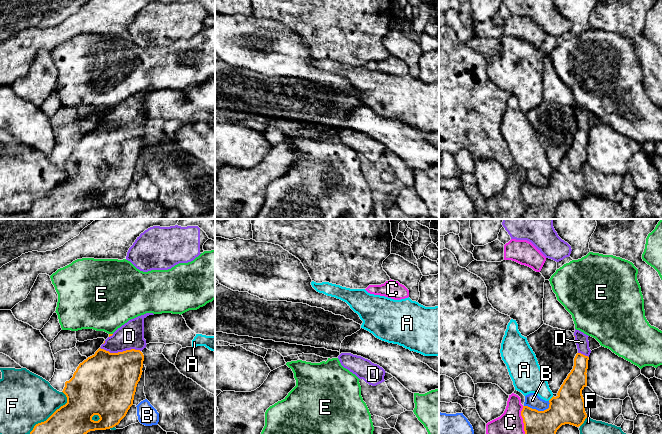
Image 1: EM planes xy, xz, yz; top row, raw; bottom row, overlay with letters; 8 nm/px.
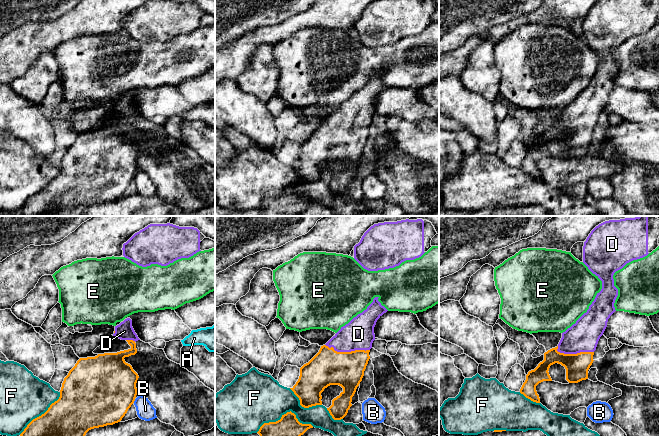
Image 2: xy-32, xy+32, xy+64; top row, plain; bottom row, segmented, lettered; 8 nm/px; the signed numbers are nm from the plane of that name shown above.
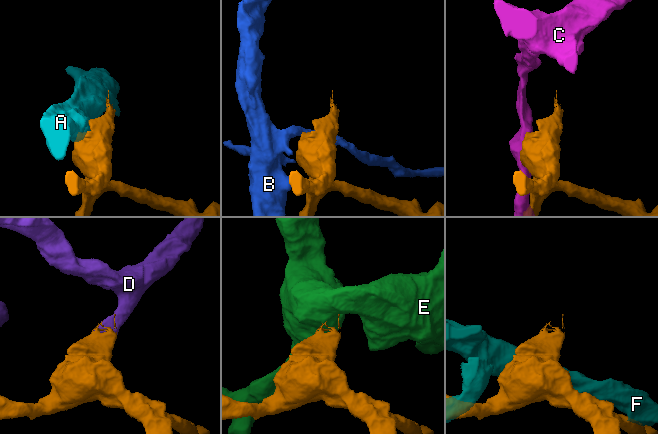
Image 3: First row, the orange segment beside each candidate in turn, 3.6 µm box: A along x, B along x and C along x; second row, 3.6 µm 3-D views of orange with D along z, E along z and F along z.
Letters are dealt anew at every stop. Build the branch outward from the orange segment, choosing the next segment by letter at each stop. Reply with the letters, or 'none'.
D

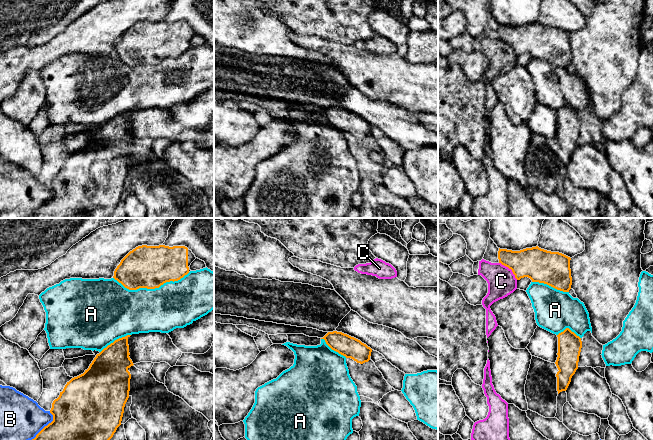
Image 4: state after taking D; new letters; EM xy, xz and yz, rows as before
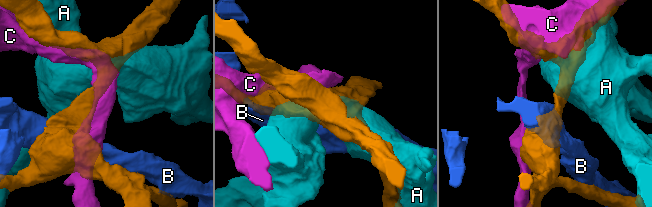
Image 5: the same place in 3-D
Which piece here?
none

